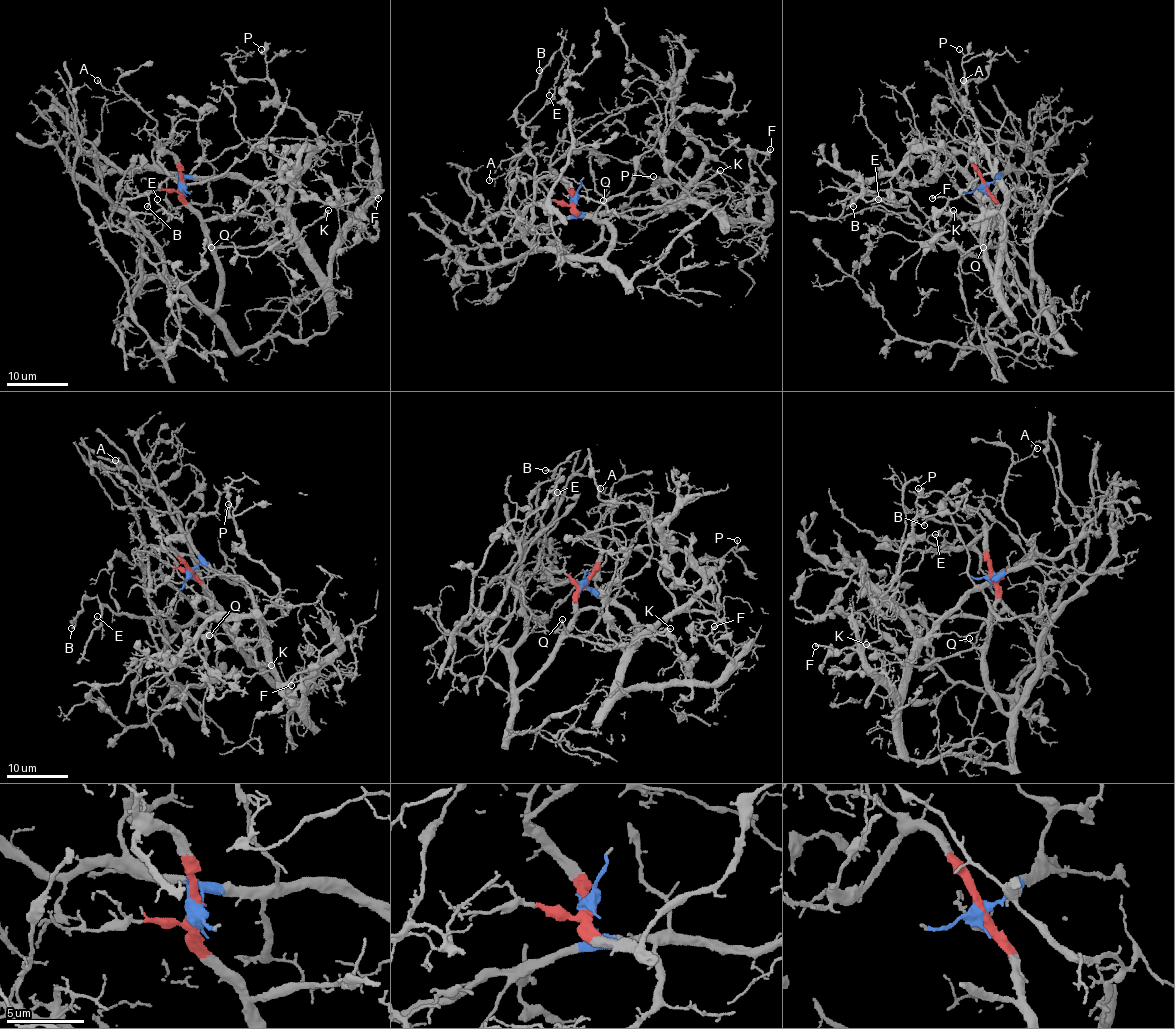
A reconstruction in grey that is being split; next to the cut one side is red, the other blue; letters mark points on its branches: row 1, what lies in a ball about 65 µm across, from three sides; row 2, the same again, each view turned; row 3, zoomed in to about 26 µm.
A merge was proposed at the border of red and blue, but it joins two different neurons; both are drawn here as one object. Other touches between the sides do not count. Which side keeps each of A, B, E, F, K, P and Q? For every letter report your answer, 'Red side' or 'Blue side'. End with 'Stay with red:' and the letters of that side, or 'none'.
A: Blue side
B: Red side
E: Red side
F: Blue side
K: Red side
P: Blue side
Q: Red side
Stay with red: B, E, K, Q

